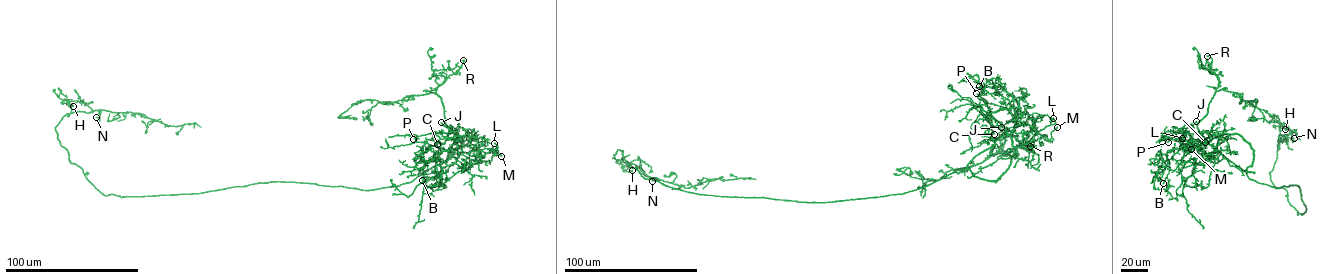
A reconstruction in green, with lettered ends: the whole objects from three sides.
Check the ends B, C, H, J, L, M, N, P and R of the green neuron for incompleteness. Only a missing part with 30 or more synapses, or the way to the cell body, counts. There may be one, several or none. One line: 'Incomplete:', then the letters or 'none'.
Incomplete: L

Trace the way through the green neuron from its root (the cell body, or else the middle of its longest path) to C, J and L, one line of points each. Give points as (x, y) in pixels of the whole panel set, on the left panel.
C: (284, 182), (366, 190), (397, 186), (443, 163), (457, 139), (461, 152), (454, 157), (426, 139), (437, 144)
J: (284, 182), (366, 190), (409, 182), (443, 163), (455, 140), (463, 141), (456, 143), (457, 132), (441, 122)
L: (284, 182), (366, 190), (397, 186), (443, 163), (457, 139), (466, 152), (490, 153), (497, 147), (494, 143)

